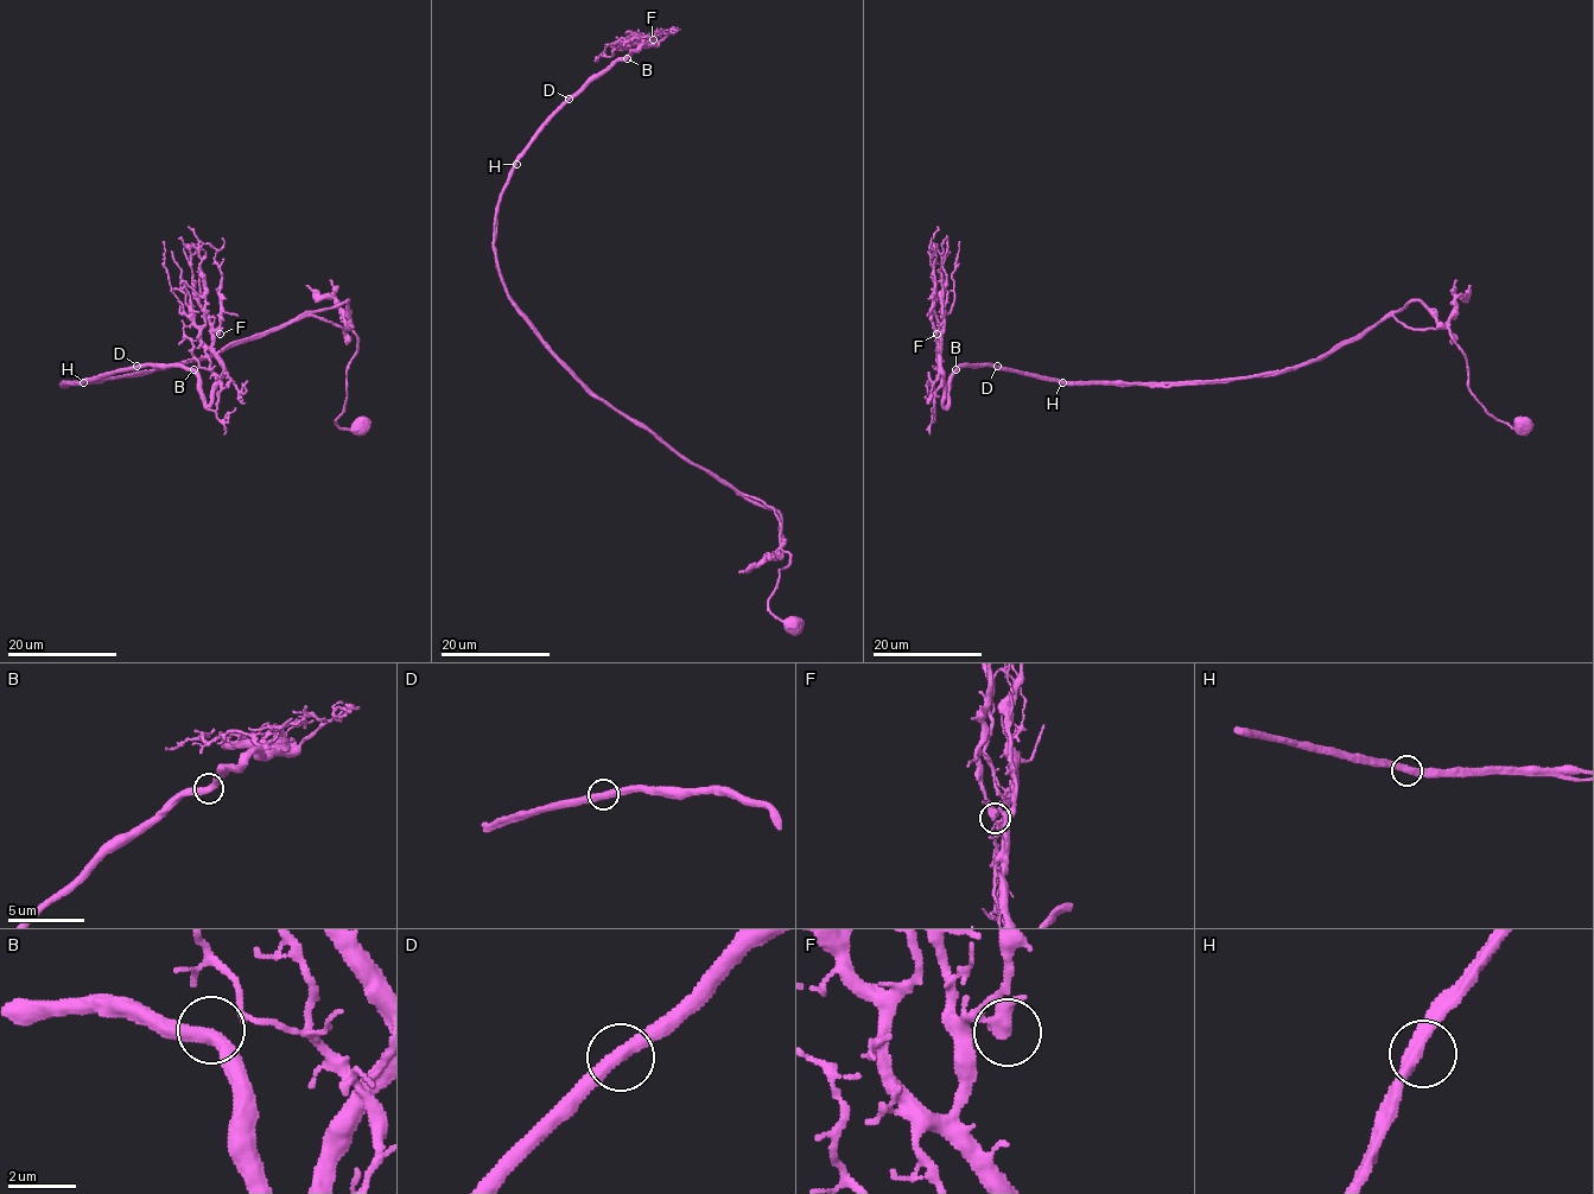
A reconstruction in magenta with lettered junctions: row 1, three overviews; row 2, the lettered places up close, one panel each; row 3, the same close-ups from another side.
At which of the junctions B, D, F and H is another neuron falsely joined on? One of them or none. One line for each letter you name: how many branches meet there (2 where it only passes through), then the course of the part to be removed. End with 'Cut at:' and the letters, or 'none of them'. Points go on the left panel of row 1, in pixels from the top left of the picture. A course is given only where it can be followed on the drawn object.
Cut at: none of them

